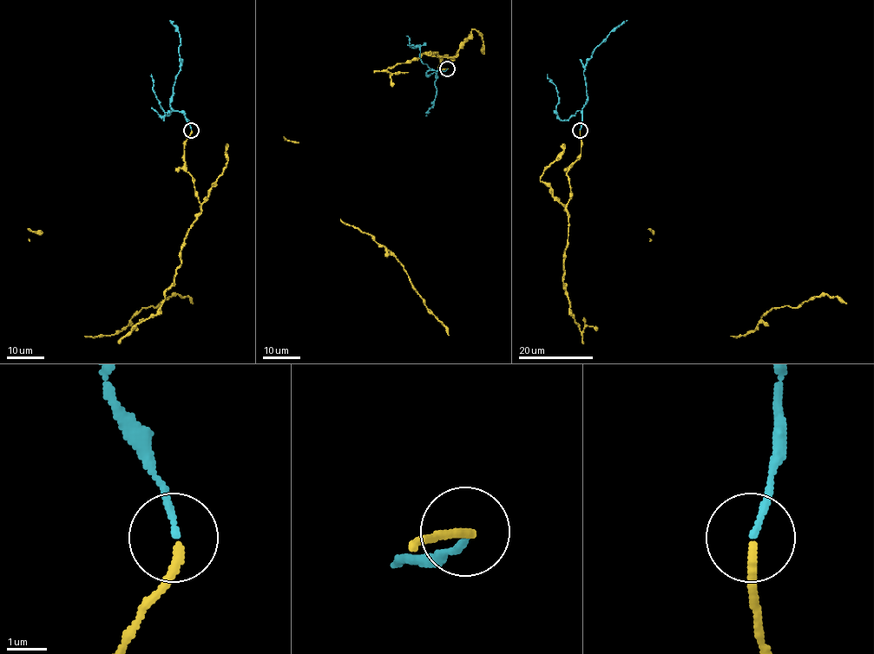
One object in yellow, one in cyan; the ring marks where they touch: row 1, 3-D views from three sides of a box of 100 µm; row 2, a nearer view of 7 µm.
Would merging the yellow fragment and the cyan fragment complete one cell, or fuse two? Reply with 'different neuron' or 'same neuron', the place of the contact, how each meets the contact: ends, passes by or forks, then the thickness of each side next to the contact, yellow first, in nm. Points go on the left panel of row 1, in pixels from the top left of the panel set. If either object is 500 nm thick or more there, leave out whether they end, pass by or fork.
different neuron; at (191, 130); yellow ends there; cyan ends there; 200 nm thick on the yellow side, 150 nm on the other

